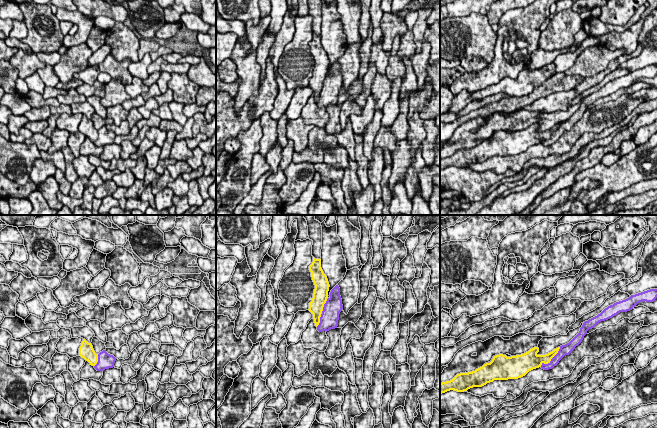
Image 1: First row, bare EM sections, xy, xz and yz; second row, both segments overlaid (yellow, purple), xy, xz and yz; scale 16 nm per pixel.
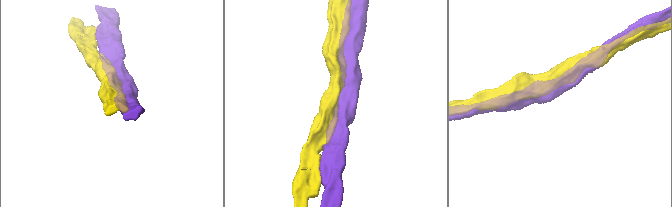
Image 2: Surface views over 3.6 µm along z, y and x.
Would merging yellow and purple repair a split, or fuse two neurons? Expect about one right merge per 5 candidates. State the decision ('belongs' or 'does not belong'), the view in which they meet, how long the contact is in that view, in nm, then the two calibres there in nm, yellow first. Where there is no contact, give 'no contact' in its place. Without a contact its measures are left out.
does not belong; meets yellow in xz; contact 480 nm long; 220 nm thick on the yellow side, 300 nm on the other

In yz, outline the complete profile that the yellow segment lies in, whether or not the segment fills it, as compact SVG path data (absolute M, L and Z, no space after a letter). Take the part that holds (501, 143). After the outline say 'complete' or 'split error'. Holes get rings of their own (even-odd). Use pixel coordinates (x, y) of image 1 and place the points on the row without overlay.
M538 123L528 128L507 133L499 130L493 133L490 139L484 140L475 147L457 150L452 156L440 159L440 170L450 166L464 168L473 163L482 163L494 156L518 155L529 147L550 139L558 129L560 123L545 131L538 131Z | complete

